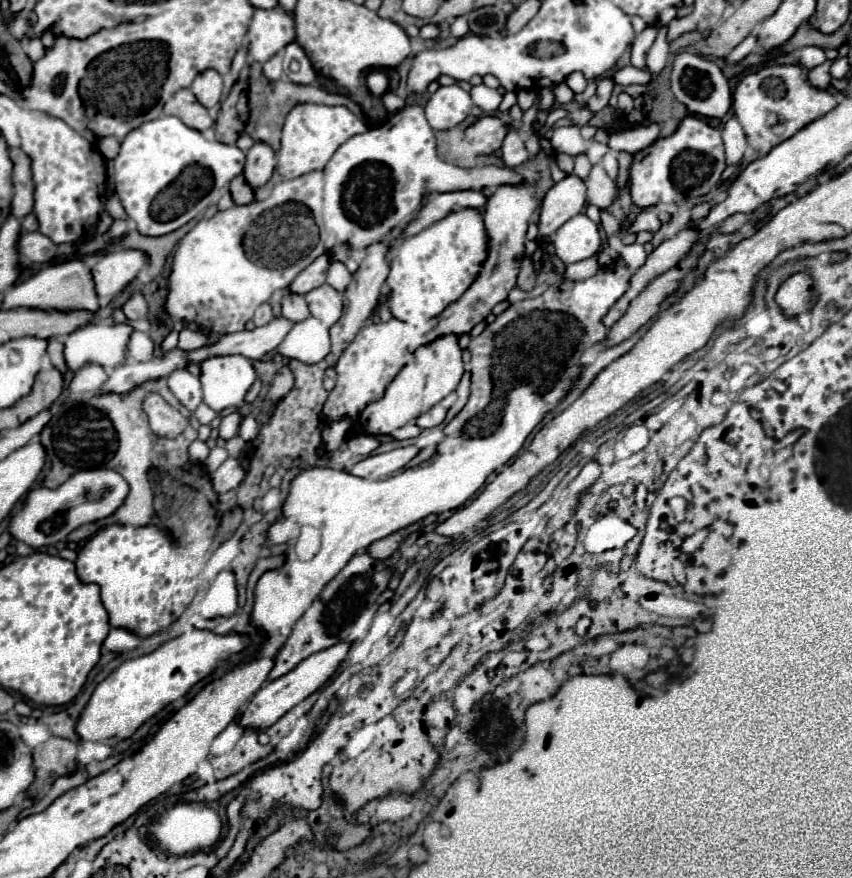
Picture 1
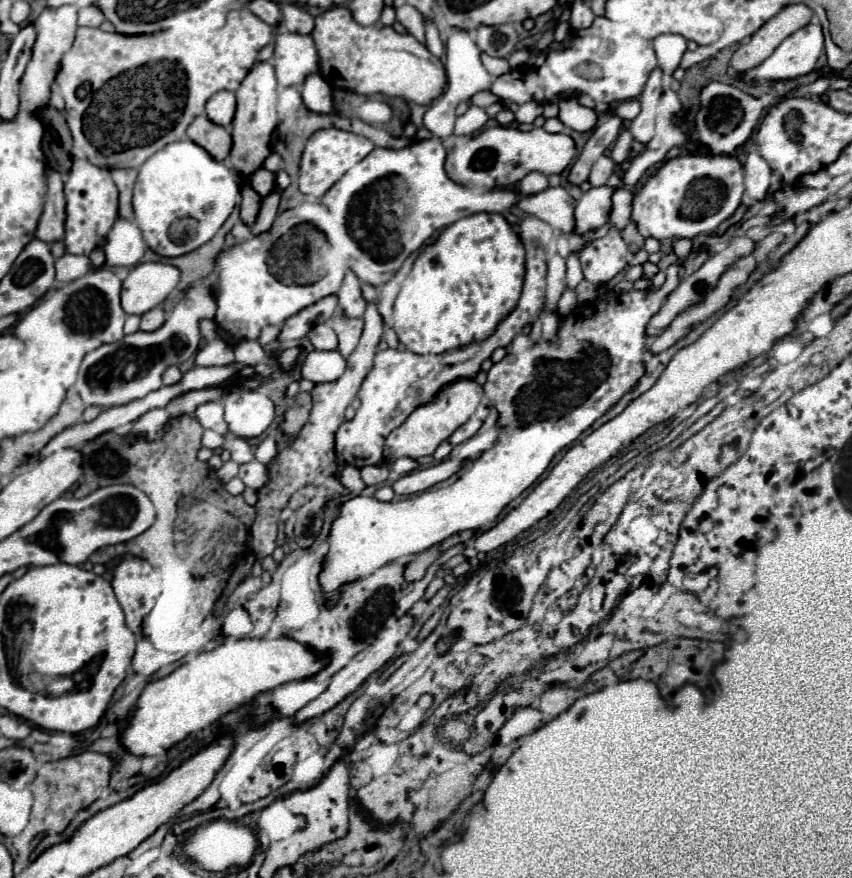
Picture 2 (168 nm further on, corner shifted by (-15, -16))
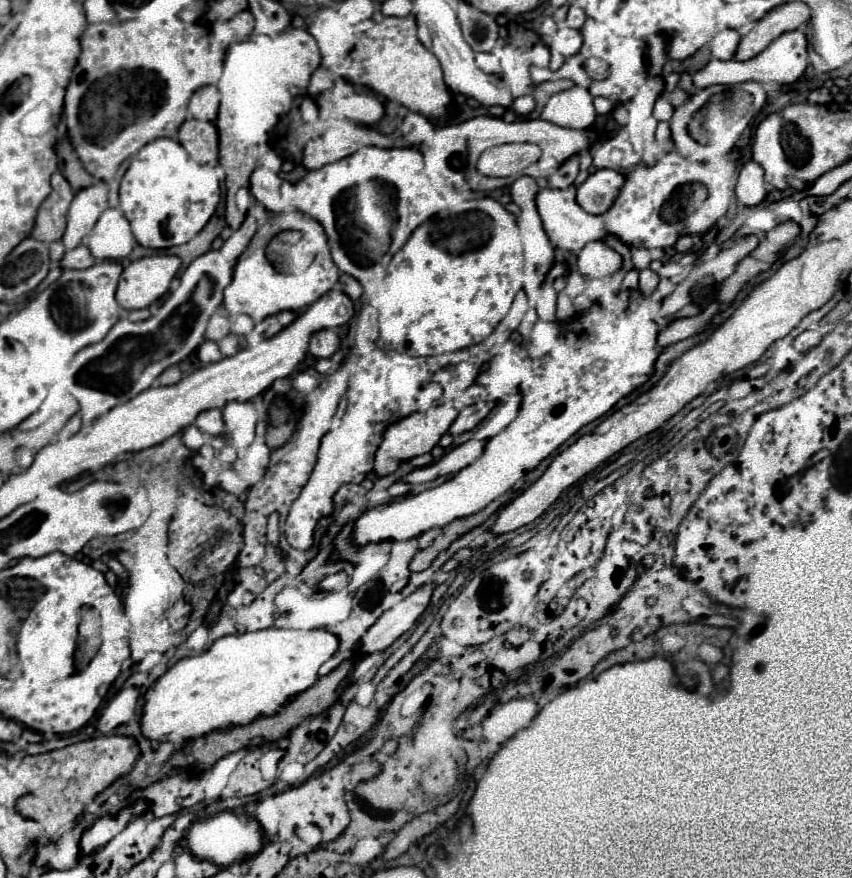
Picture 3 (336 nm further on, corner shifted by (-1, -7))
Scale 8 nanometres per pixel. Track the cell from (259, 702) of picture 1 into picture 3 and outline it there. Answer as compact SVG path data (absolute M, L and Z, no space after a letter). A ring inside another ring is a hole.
M434 583L432 585L424 585L418 591L414 591L412 595L408 595L406 599L402 599L400 603L396 603L392 609L384 611L382 617L362 637L362 643L360 643L358 651L362 651L364 655L372 655L376 651L384 651L400 635L404 635L406 631L414 630L418 617L430 605L434 589L436 589Z

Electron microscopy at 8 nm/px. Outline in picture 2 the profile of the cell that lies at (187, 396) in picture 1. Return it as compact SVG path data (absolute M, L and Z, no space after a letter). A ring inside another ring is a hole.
M210 400L210 402L200 404L194 410L194 416L198 418L198 422L204 428L210 428L210 430L214 430L218 434L226 434L228 432L228 426L224 422L224 402L222 400Z

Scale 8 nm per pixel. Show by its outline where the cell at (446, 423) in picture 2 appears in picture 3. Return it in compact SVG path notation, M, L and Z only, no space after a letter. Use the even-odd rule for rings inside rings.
M432 409L426 413L414 413L386 429L384 441L382 441L380 449L376 451L376 461L374 461L374 473L378 477L386 477L386 475L394 473L404 461L424 455L424 453L430 453L438 445L440 437L448 431L452 421L450 421L450 417L434 417L436 411L440 411L440 409Z

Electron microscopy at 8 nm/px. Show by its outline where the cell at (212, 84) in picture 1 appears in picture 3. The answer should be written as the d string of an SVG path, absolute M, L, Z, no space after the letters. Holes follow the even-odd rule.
M206 85L206 87L200 87L192 99L190 99L190 105L188 105L188 111L190 111L190 117L192 119L202 119L202 121L214 121L216 119L216 103L210 99L210 95L216 95L216 87L214 85Z

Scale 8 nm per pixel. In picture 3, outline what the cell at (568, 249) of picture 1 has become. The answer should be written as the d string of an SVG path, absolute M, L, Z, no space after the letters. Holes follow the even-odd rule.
M604 241L588 243L578 255L578 273L584 277L606 277L622 267L622 255L606 247Z

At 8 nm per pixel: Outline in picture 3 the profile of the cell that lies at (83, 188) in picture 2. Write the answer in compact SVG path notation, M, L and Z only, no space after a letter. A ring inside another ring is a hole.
M102 181L76 193L68 211L68 227L62 237L62 243L68 251L82 243L82 239L92 231L92 227L96 225L98 217L106 207L108 207L108 189Z

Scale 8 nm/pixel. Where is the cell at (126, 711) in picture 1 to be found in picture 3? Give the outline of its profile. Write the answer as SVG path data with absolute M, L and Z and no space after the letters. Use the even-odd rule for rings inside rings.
M268 627L254 633L226 635L214 645L194 657L180 659L168 669L148 691L142 715L142 733L148 737L152 748L162 742L172 741L179 749L188 739L204 737L210 731L222 731L230 727L244 727L264 715L276 715L286 703L296 699L300 693L310 689L318 681L318 669L338 651L338 637L330 631L296 631Z

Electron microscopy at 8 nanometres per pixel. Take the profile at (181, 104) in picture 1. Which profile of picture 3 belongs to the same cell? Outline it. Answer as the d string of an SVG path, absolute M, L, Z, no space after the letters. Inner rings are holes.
M188 119L180 127L178 141L188 151L188 155L204 165L218 163L218 131L212 123Z

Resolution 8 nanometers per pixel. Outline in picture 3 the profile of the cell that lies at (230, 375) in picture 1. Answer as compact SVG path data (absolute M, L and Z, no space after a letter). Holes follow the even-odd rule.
M228 403L222 409L224 415L224 437L226 441L240 449L240 447L248 447L254 441L254 431L256 431L256 421L258 421L258 413L254 409L252 403Z

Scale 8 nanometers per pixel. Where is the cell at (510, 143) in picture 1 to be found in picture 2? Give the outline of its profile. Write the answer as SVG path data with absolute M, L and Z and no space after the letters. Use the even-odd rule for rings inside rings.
M528 172L522 180L520 180L520 192L540 192L548 186L548 178L542 172Z

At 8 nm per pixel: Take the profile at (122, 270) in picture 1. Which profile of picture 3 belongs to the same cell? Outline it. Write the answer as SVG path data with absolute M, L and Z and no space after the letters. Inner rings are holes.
M172 255L142 257L122 271L116 291L118 303L127 310L144 309L163 298L180 269L180 259Z

